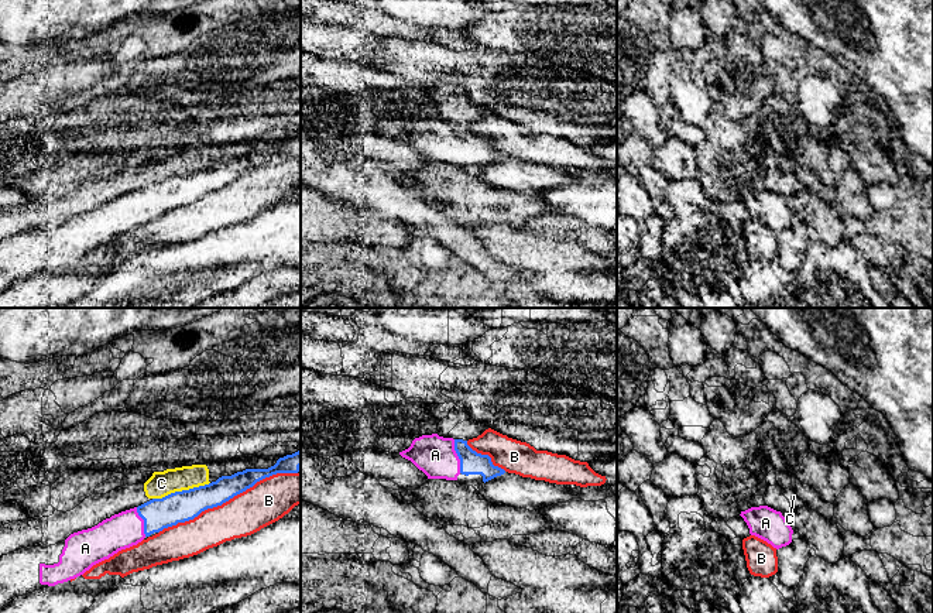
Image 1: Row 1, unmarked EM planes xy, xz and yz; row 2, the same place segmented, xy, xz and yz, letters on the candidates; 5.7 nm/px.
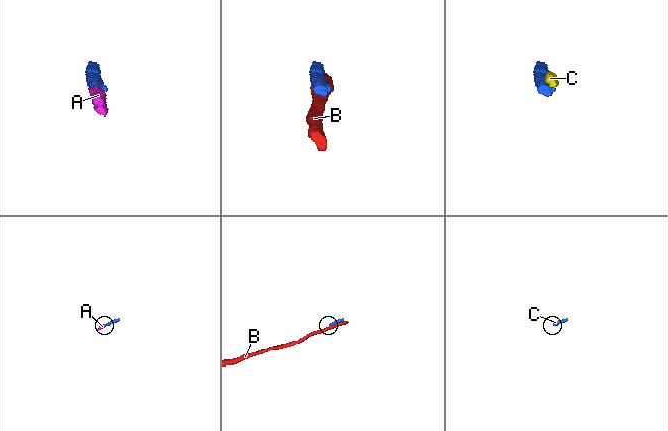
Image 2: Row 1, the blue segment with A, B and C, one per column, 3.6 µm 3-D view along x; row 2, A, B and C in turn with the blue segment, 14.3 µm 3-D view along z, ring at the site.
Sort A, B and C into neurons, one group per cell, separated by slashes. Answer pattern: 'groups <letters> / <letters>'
groups A / B / C

